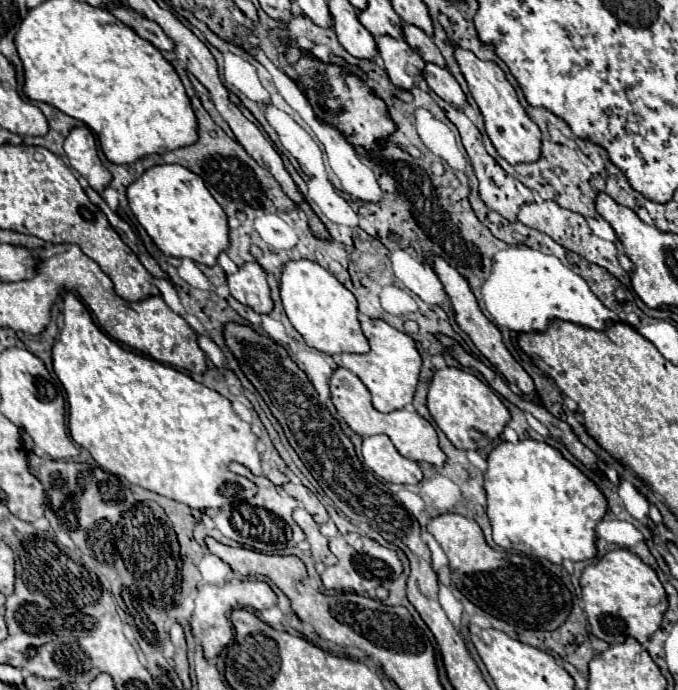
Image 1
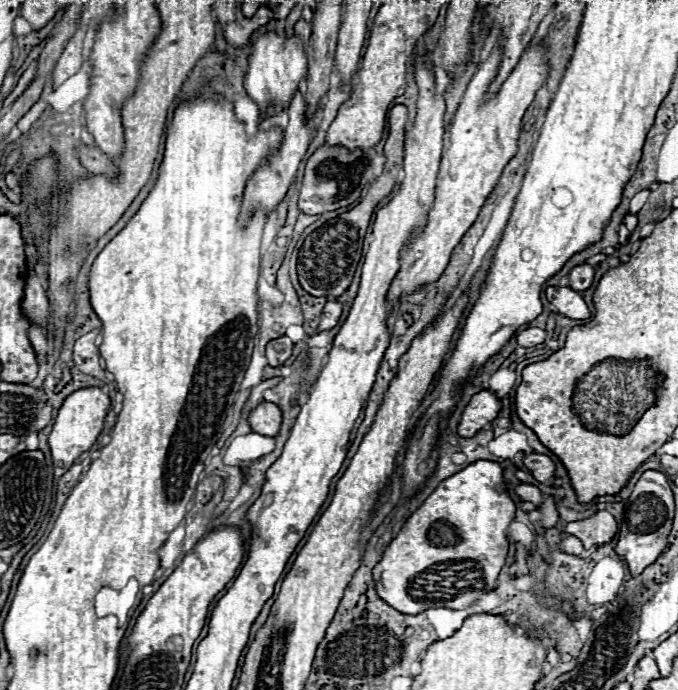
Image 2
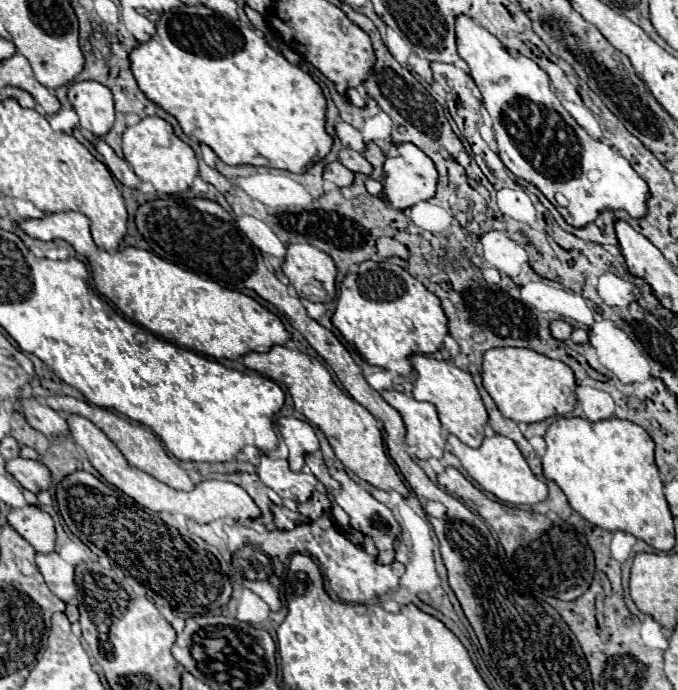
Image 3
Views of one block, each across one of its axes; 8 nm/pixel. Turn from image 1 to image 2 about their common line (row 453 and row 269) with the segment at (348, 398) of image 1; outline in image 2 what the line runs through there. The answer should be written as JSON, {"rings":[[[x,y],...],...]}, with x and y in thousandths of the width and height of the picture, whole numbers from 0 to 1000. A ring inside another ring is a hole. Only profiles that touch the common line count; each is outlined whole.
{"rings":[[[799,64],[779,70],[764,96],[755,101],[755,107],[740,122],[737,133],[714,148],[711,139],[720,128],[720,122],[729,116],[735,90],[737,90],[737,67],[732,67],[720,87],[708,96],[708,101],[693,116],[687,136],[681,139],[681,148],[667,171],[664,186],[655,194],[655,220],[649,229],[649,246],[643,255],[643,272],[640,272],[640,293],[631,307],[628,328],[614,336],[593,359],[590,365],[590,391],[584,403],[575,412],[569,438],[590,438],[602,426],[611,426],[622,420],[625,414],[643,409],[658,388],[658,380],[670,362],[670,357],[678,351],[678,345],[687,339],[687,333],[699,325],[705,316],[708,301],[714,299],[720,281],[732,270],[740,243],[749,238],[749,232],[761,223],[764,212],[764,194],[767,194],[767,174],[782,154],[782,148],[791,139],[791,130],[802,122],[808,110],[808,96],[799,84]]]}

